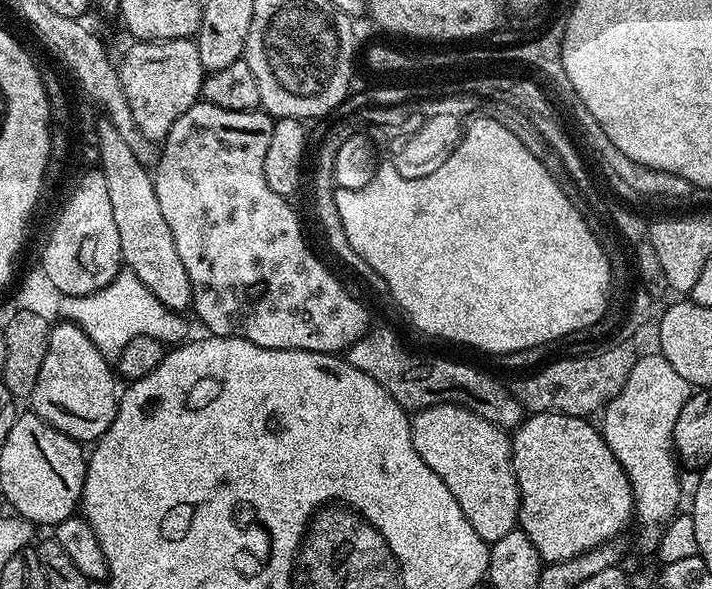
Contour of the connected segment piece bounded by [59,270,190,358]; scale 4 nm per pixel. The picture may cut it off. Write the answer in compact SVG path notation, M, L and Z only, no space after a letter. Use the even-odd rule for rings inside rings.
M121 270L102 290L85 296L66 296L59 301L60 312L65 321L76 324L98 346L98 350L109 358L120 355L120 351L134 338L149 336L155 340L165 342L184 342L189 339L188 324L185 317L178 312L171 312L138 278L133 272Z

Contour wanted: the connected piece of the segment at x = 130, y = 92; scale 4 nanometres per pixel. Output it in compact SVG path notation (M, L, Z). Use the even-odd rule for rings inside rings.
M195 39L141 40L133 45L125 54L124 61L119 61L118 64L121 84L137 128L140 128L142 134L146 134L148 140L160 142L168 135L170 126L174 126L174 122L178 122L178 118L182 118L182 114L186 114L186 110L190 110L190 106L194 106L201 99L206 73L198 58Z

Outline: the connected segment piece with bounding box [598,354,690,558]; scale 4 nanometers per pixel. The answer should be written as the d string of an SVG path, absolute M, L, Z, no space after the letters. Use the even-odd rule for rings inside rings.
M644 354L636 361L621 392L602 409L604 421L599 421L598 427L604 434L606 446L610 446L614 458L618 458L628 476L635 519L644 523L636 538L636 548L644 558L657 555L665 525L680 508L681 469L672 446L672 435L674 422L678 422L678 414L682 414L682 406L686 406L689 395L686 378L682 378L664 356Z

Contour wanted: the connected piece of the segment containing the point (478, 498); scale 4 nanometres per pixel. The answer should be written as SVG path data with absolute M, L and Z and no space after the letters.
M439 404L429 408L421 408L411 417L412 441L414 450L446 482L446 490L454 494L454 502L462 506L462 514L478 530L483 540L494 541L502 538L502 534L510 534L517 527L520 515L520 491L516 475L512 469L512 442L509 433L498 425L491 424L486 418L460 404Z

